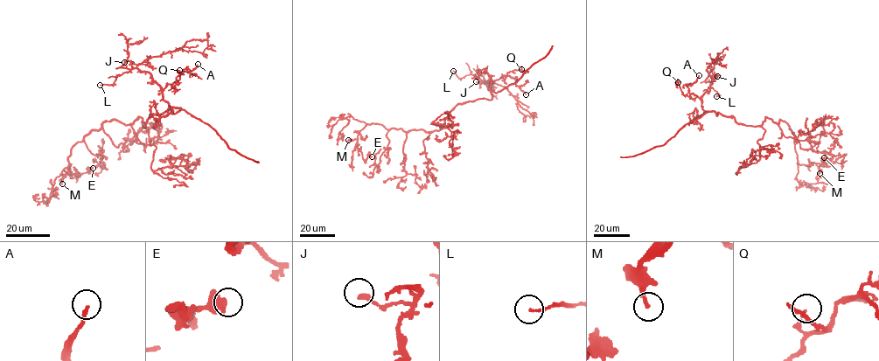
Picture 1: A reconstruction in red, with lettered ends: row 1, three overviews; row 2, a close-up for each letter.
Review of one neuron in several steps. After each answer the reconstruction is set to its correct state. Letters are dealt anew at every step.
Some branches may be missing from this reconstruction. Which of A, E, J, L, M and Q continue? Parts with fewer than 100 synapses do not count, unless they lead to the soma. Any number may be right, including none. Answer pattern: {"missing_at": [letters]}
{"missing_at": []}

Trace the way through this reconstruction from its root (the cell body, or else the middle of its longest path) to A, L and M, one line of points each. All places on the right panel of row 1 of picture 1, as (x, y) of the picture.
A: (741, 124), (732, 116), (705, 111), (701, 100), (689, 93), (687, 85), (696, 82), (699, 75)
L: (741, 124), (732, 116), (702, 108), (701, 97), (711, 81), (716, 96)
M: (741, 124), (759, 126), (766, 117), (784, 121), (796, 138), (798, 162), (814, 163), (819, 173)

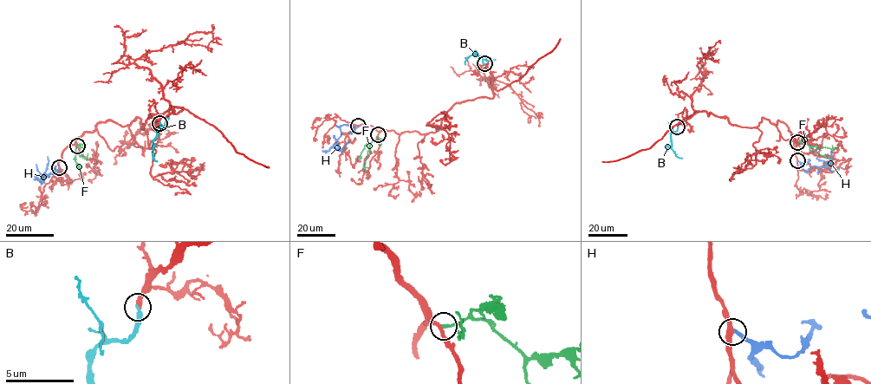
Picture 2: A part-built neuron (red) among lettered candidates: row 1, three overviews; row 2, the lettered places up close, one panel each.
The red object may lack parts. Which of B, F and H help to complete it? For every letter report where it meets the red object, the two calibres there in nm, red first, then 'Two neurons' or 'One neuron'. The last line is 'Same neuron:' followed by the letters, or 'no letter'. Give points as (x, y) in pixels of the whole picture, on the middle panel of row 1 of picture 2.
B: Touches red at (484, 63). Thickness 340 nm (red) against 280 nm. One neuron
F: Touches red at (378, 134). Thickness 240 nm (red) against 200 nm. Two neurons
H: Touches red at (358, 126). Thickness 360 nm (red) against 320 nm. Two neurons
Same neuron: B

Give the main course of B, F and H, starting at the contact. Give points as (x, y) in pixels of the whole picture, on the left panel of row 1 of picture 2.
B: (159, 123), (152, 141), (152, 154), (158, 161)
F: (77, 146), (75, 152), (84, 158), (87, 156)
H: (59, 168), (42, 180), (44, 176), (54, 173), (55, 165)

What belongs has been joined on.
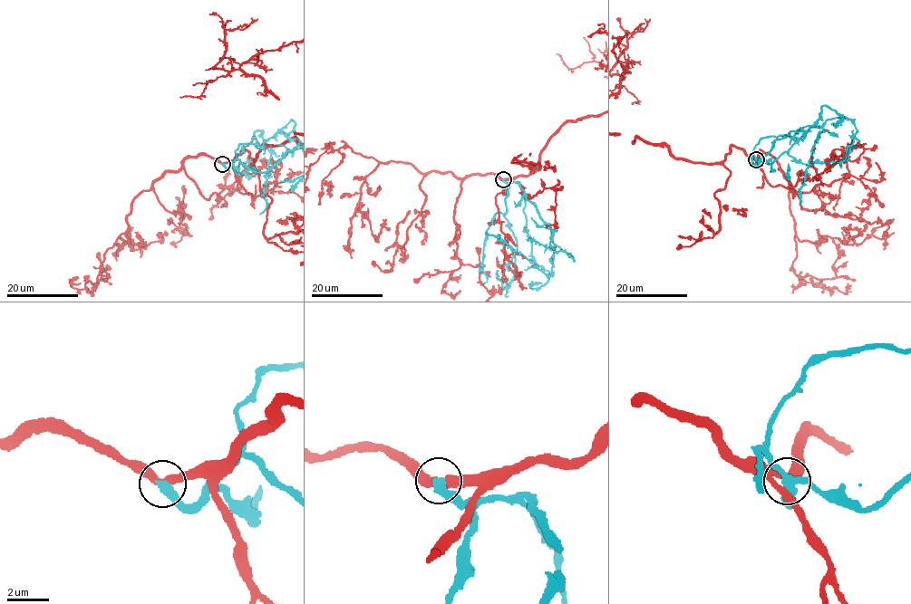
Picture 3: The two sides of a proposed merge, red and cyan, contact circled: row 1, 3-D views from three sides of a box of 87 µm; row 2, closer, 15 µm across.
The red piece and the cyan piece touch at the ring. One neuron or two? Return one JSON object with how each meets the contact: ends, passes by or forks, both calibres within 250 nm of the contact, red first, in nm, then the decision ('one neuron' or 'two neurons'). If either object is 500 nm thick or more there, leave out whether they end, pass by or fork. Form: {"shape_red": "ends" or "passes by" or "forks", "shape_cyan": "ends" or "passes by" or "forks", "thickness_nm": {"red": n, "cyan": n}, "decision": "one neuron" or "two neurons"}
{"shape_red": "passes by", "shape_cyan": "ends", "thickness_nm": {"red": 320, "cyan": 340}, "decision": "two neurons"}

